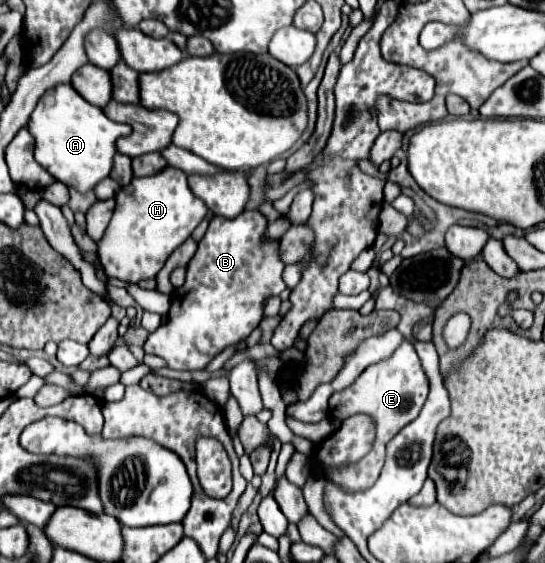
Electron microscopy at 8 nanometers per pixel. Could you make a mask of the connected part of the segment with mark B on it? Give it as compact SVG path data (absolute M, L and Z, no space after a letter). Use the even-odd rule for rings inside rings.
M245 210L233 220L221 216L211 218L209 228L187 266L185 284L171 294L169 322L149 334L147 342L143 344L143 350L147 354L161 356L173 370L201 370L223 348L247 338L251 330L259 326L259 322L263 320L263 304L267 302L267 298L279 296L287 288L283 282L285 262L281 260L279 240L267 238L265 230L267 216L263 216L259 210Z

